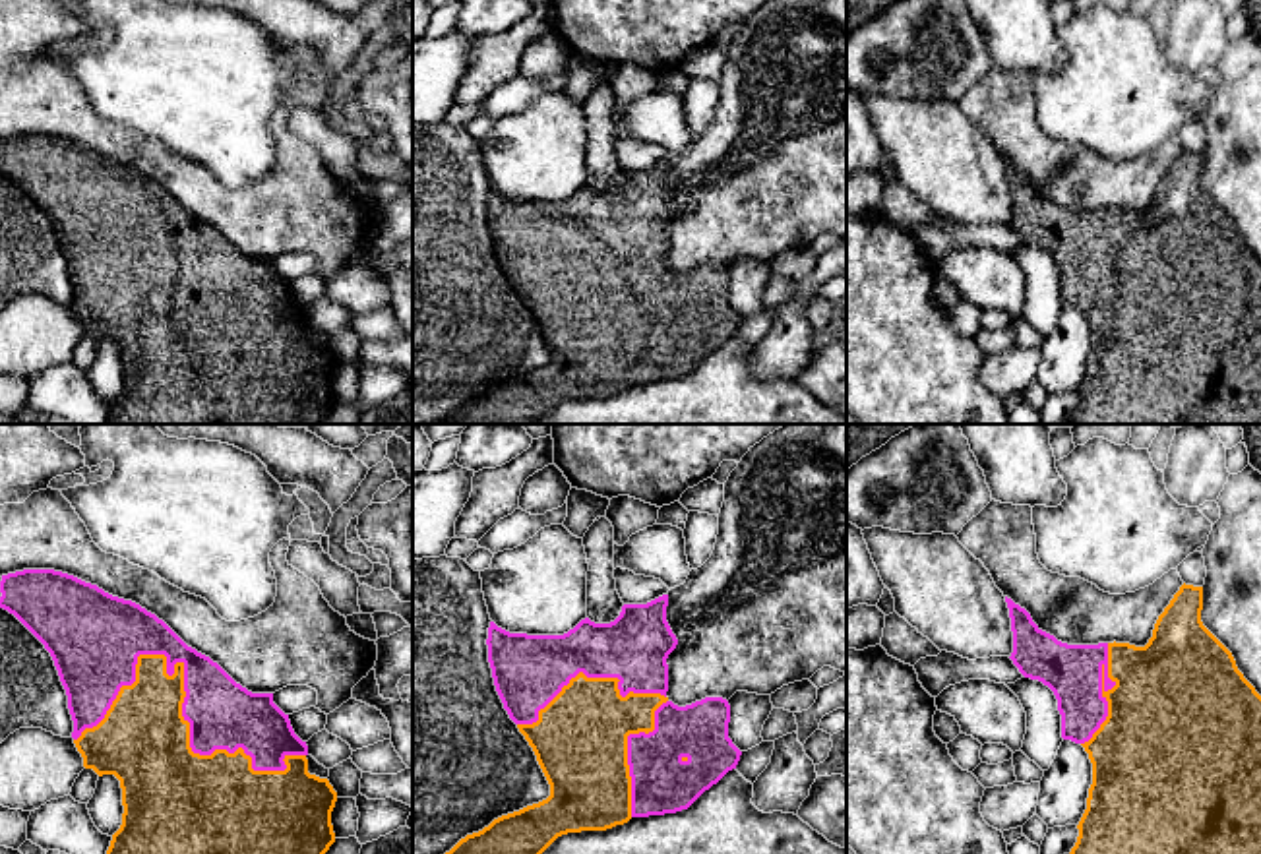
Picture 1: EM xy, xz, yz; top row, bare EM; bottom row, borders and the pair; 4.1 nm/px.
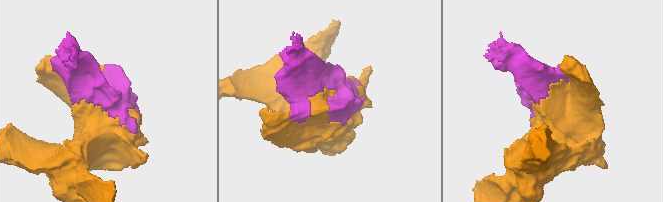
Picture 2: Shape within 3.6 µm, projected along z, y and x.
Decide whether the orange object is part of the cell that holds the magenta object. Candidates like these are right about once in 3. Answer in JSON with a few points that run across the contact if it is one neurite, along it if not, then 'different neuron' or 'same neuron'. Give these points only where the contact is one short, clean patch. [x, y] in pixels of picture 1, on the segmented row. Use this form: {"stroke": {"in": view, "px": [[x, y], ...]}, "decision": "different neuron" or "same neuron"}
{"decision": "same neuron"}

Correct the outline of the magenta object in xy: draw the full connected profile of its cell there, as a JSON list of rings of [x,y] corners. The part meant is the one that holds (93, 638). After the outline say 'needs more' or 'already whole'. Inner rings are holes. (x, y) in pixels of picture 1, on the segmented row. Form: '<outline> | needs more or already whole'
[[[23,569],[2,575],[0,608],[14,614],[50,653],[68,695],[74,720],[74,744],[83,767],[99,777],[114,775],[122,788],[122,825],[112,835],[107,854],[325,854],[335,842],[331,811],[337,792],[327,778],[308,773],[308,746],[302,742],[275,703],[273,693],[252,693],[236,684],[217,662],[188,647],[163,620],[132,600],[112,596],[97,585],[54,569]]] | needs more

